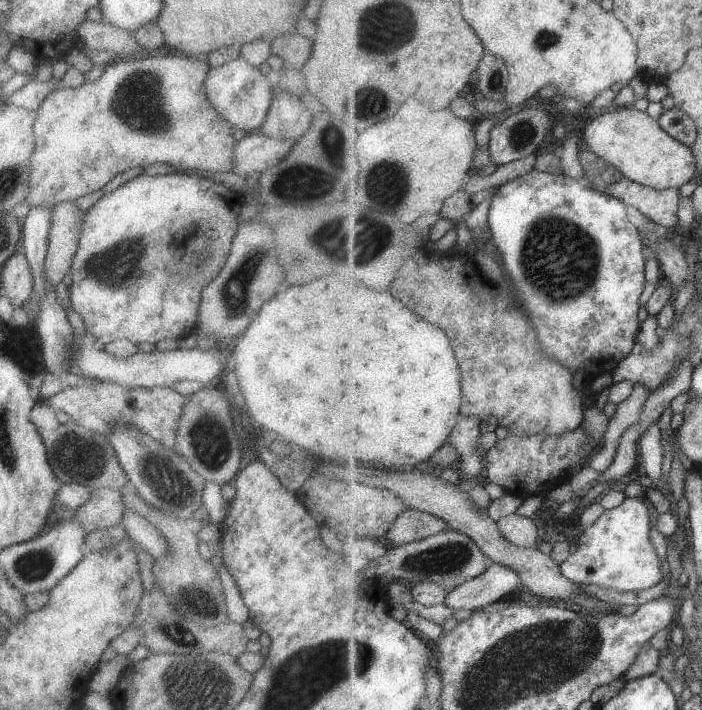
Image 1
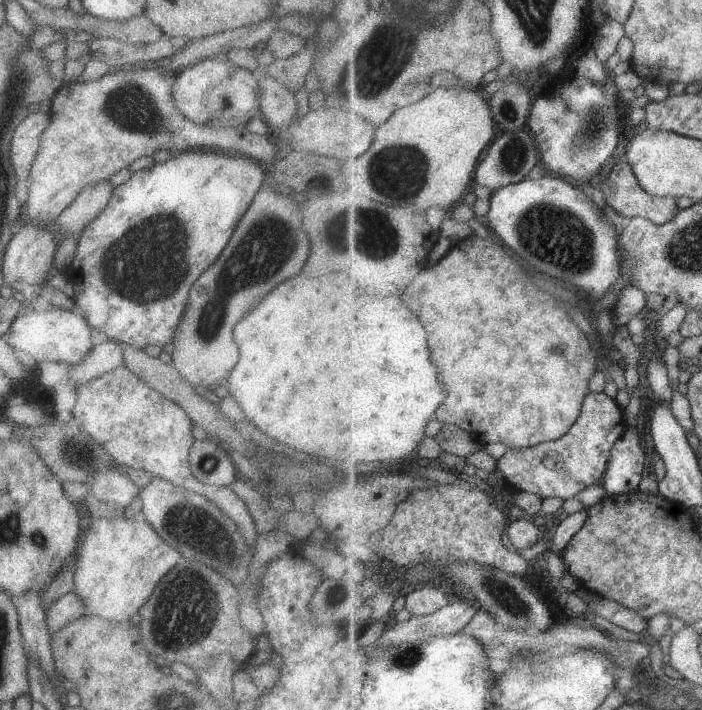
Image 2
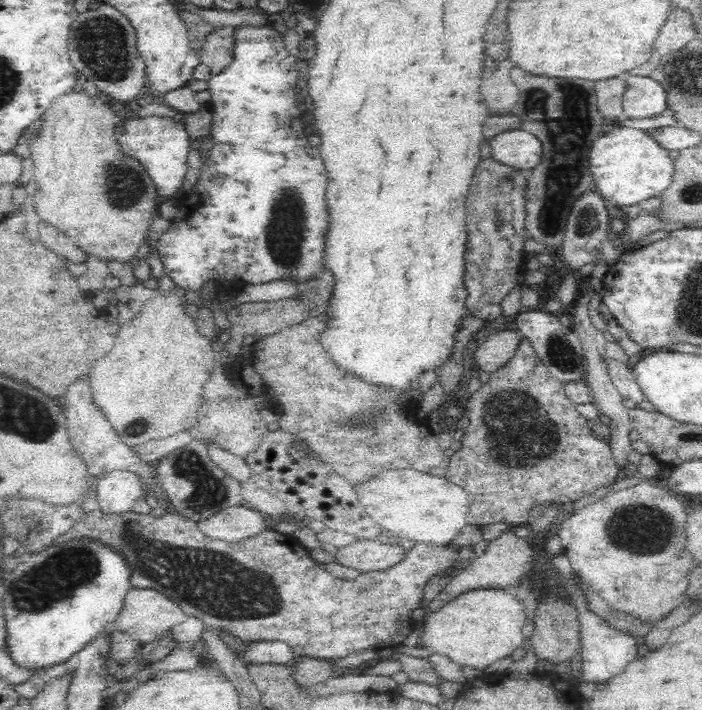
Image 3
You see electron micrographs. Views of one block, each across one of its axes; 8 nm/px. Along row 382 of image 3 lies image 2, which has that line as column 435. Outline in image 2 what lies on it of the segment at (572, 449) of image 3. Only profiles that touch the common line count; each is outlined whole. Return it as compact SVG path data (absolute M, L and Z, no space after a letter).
M459 474L460 486L457 484L442 484L427 489L413 490L410 495L399 504L394 520L384 531L374 534L370 538L370 546L378 552L379 558L387 558L400 567L407 570L414 565L432 563L440 561L442 557L464 558L474 561L479 565L496 567L513 575L522 575L530 568L529 560L516 552L510 552L502 538L504 538L504 528L511 524L506 516L506 512L498 506L496 499L484 490L480 490L475 482L470 478Z

